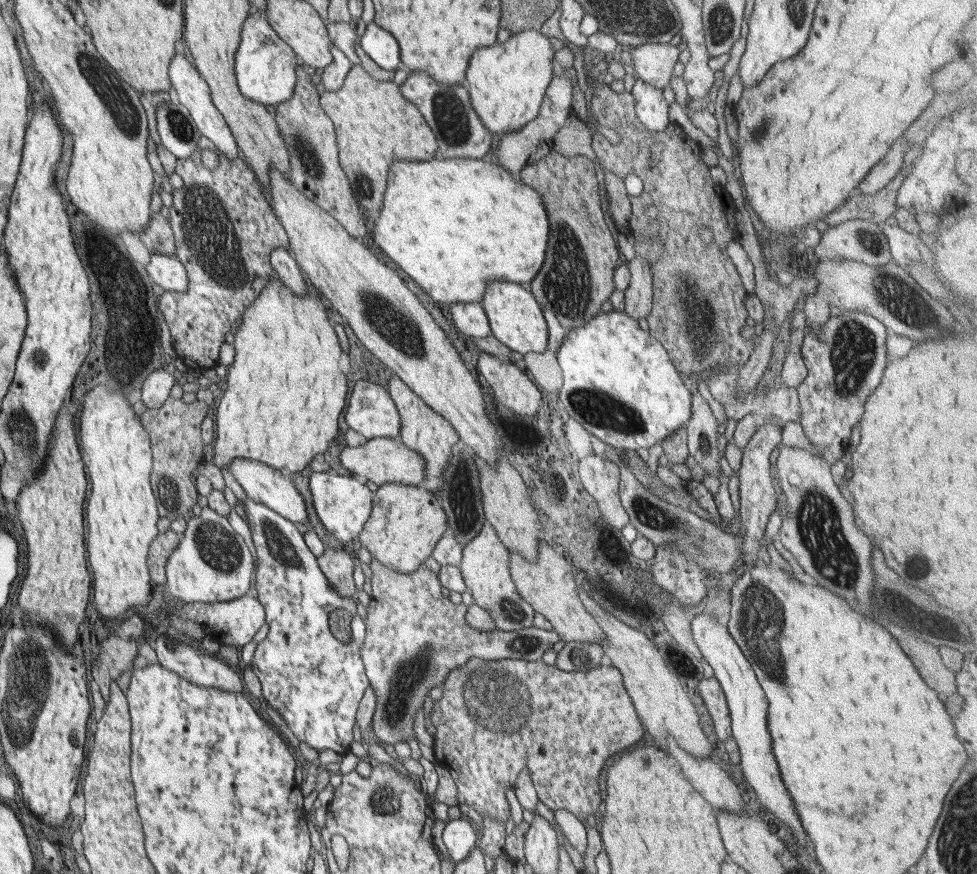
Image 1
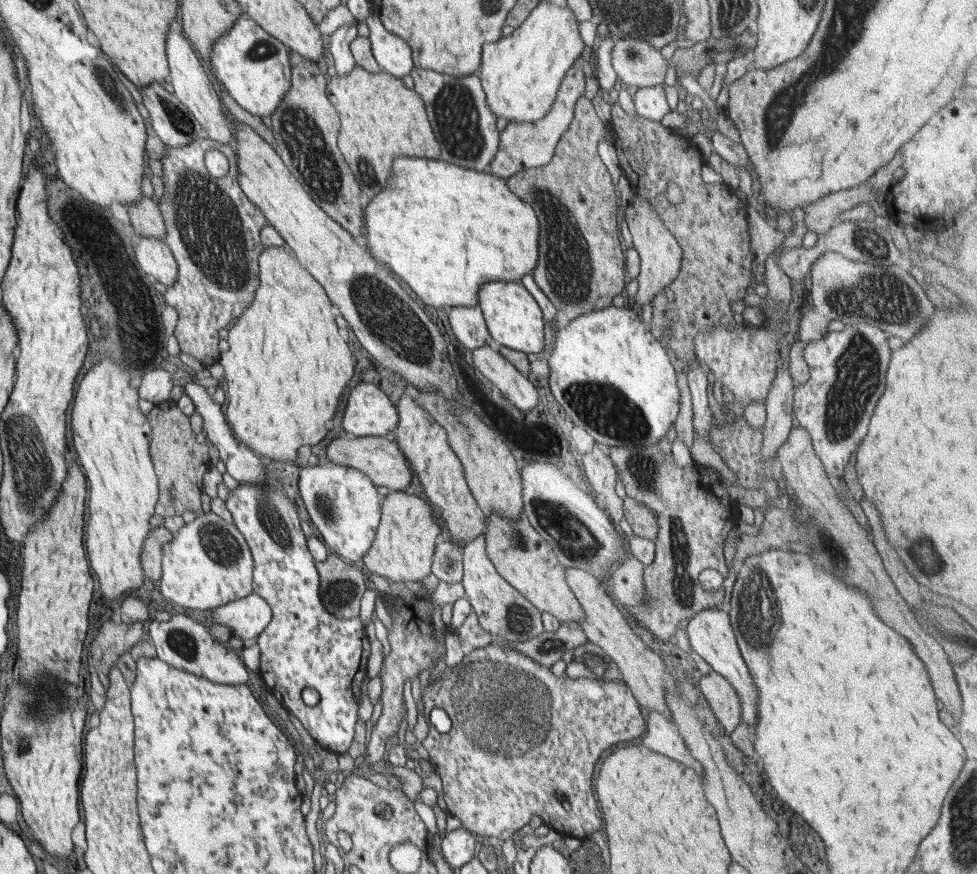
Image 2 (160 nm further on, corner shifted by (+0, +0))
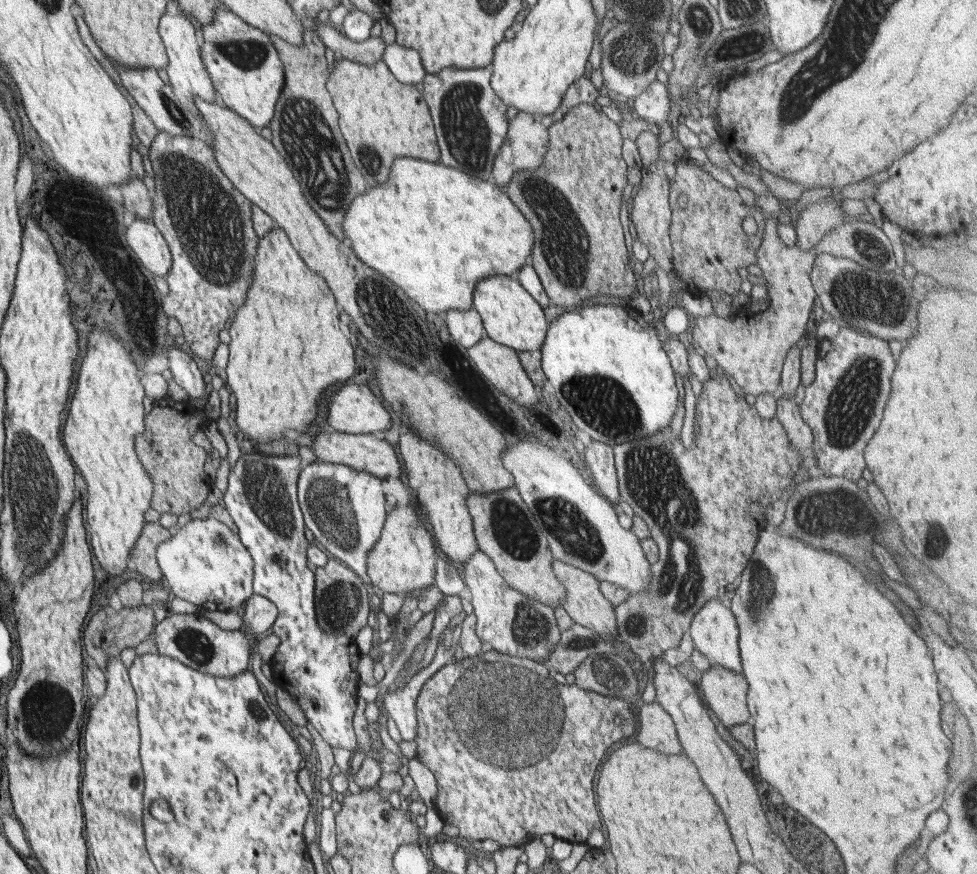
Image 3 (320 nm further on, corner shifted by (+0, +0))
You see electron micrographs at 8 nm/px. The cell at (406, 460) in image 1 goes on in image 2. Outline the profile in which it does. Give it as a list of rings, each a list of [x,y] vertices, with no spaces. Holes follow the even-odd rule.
[[[348,436],[348,438],[332,440],[330,446],[328,446],[327,454],[332,463],[364,472],[376,487],[386,486],[391,491],[402,491],[412,480],[410,467],[406,463],[407,458],[400,450],[398,444],[380,436]]]

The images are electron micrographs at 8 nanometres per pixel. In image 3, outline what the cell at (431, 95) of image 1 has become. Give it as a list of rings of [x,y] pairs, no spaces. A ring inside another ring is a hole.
[[[448,67],[434,74],[427,73],[423,78],[423,98],[435,126],[441,164],[480,180],[492,179],[493,162],[506,138],[509,123],[507,104],[491,87],[492,67]]]

